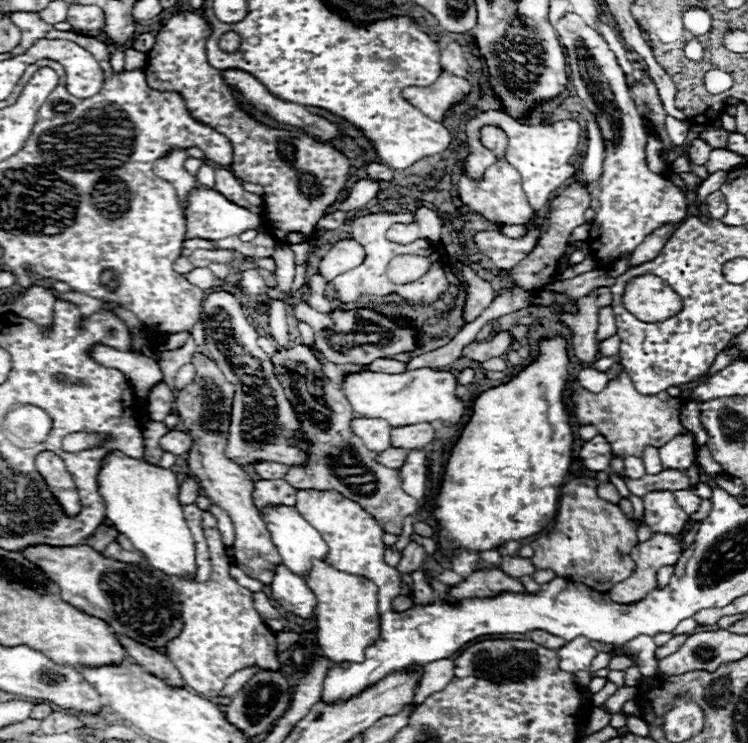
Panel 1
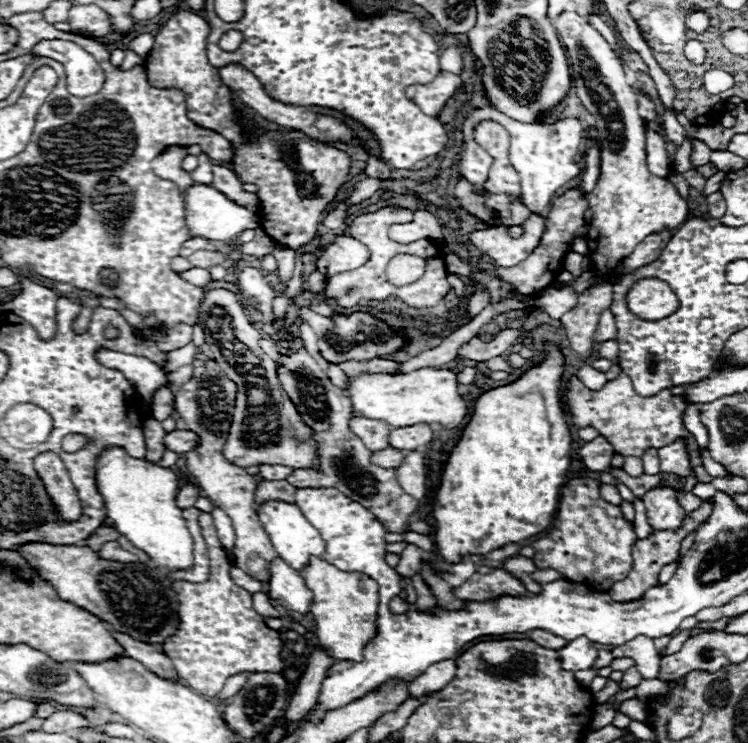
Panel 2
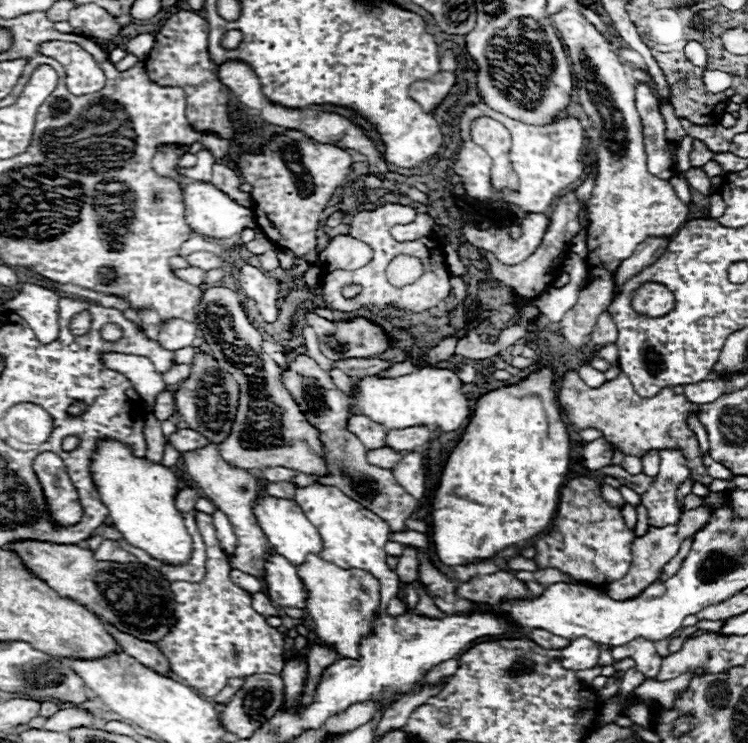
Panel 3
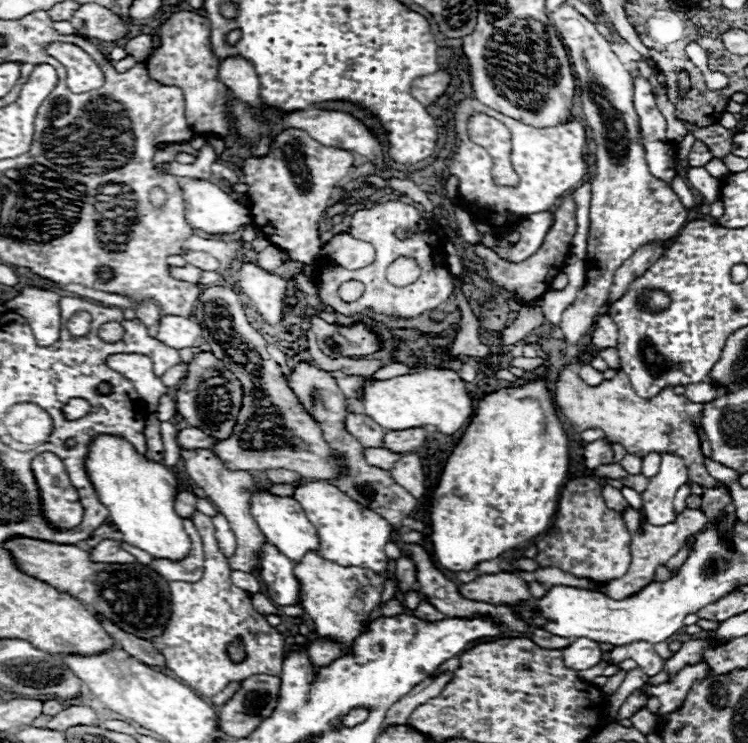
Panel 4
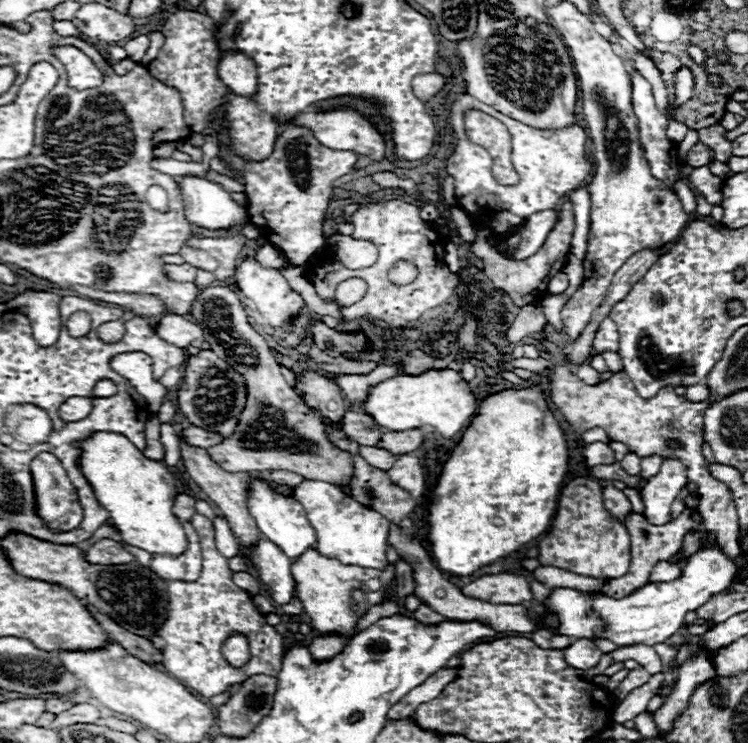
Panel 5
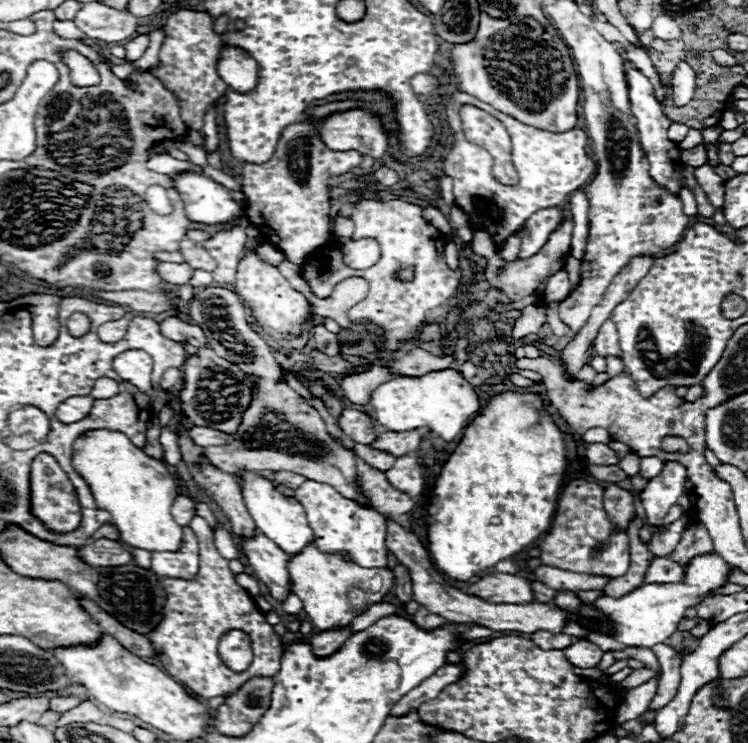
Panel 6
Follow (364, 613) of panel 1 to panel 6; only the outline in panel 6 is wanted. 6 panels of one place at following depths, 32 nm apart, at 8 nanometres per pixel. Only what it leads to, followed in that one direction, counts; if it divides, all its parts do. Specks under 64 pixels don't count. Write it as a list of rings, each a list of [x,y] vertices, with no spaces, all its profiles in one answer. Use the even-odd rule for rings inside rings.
[[[310,542],[298,556],[288,558],[288,574],[290,574],[290,586],[292,592],[302,600],[304,612],[310,616],[316,630],[330,630],[334,626],[348,626],[350,620],[366,612],[372,604],[378,604],[394,584],[394,576],[390,568],[362,568],[352,560],[344,560],[344,554],[324,554],[316,548],[314,542]]]

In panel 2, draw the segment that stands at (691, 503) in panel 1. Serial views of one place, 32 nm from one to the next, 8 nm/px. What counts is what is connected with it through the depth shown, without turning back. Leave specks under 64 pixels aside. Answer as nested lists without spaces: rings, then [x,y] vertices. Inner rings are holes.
[[[692,492],[680,494],[680,496],[678,496],[678,502],[680,502],[680,506],[682,506],[686,512],[692,512],[692,510],[696,510],[696,508],[702,504],[702,500],[700,500],[698,496],[694,496]]]

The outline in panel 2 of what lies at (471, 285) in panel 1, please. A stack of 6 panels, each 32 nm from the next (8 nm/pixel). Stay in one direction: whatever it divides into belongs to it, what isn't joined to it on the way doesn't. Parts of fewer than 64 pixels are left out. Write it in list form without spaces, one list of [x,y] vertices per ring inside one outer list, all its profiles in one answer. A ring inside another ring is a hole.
[[[476,288],[476,294],[470,298],[470,304],[468,304],[468,314],[474,318],[474,316],[480,314],[486,306],[488,306],[488,296],[482,294],[480,288]]]

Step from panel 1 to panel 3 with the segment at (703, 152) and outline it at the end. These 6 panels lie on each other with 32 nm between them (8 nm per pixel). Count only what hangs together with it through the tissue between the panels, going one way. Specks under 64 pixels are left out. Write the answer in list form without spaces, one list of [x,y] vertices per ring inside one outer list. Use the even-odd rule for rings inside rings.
[[[694,140],[694,146],[692,146],[692,152],[690,152],[690,164],[692,166],[704,166],[706,162],[712,160],[712,152],[708,150],[708,146],[700,140]]]

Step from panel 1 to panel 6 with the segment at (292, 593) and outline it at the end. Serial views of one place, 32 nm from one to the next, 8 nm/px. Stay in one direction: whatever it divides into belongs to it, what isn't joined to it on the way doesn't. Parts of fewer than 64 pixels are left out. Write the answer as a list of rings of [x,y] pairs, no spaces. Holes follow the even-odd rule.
[[[258,530],[254,538],[242,540],[240,548],[256,578],[268,586],[278,602],[282,602],[290,592],[290,576],[286,572],[288,554]]]

